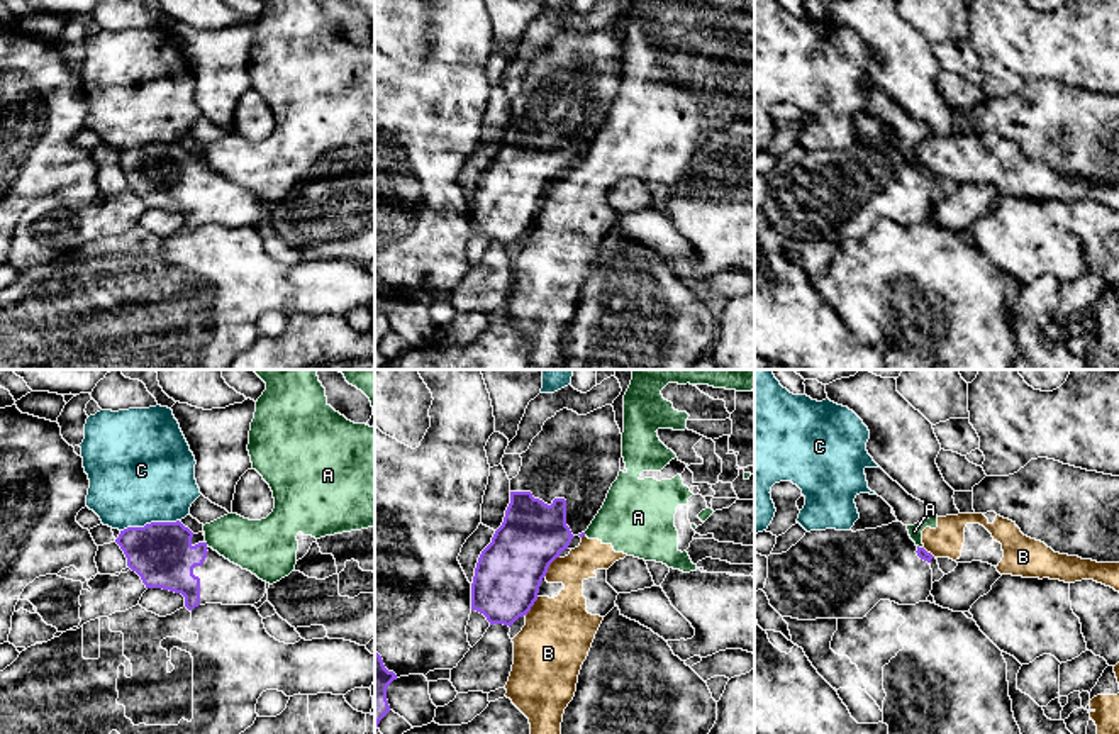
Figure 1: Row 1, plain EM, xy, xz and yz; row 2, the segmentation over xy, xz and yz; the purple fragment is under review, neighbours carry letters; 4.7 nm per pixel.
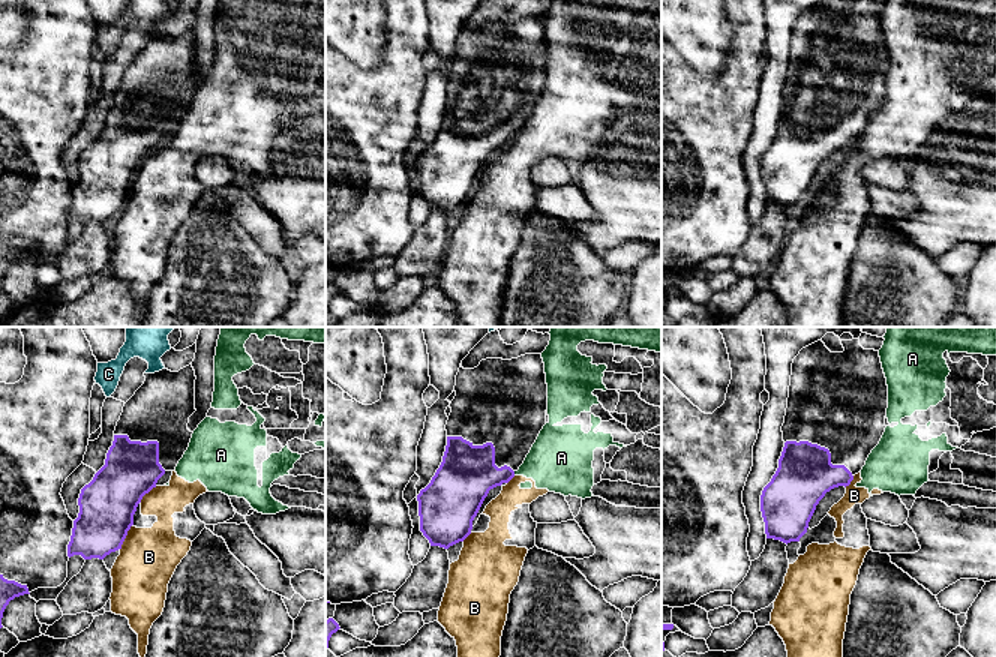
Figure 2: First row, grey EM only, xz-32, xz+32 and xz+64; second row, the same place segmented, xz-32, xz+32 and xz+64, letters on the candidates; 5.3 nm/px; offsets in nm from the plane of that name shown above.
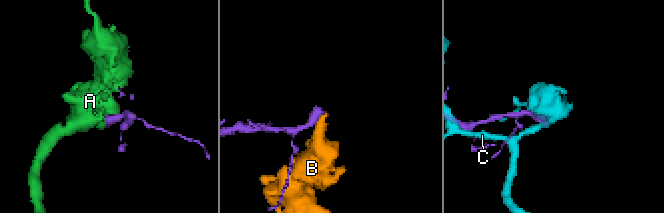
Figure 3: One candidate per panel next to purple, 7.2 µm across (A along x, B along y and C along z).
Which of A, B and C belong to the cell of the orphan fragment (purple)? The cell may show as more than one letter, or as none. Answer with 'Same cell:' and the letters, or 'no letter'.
Same cell: no letter

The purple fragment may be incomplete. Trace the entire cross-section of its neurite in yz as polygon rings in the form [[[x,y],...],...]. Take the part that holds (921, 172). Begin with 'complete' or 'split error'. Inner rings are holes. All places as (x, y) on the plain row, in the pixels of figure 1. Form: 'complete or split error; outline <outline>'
split error; outline [[[899,141],[856,153],[810,151],[787,173],[768,176],[763,212],[782,237],[863,239],[880,220],[899,225],[926,222],[932,210],[932,178],[910,159],[907,146]]]

